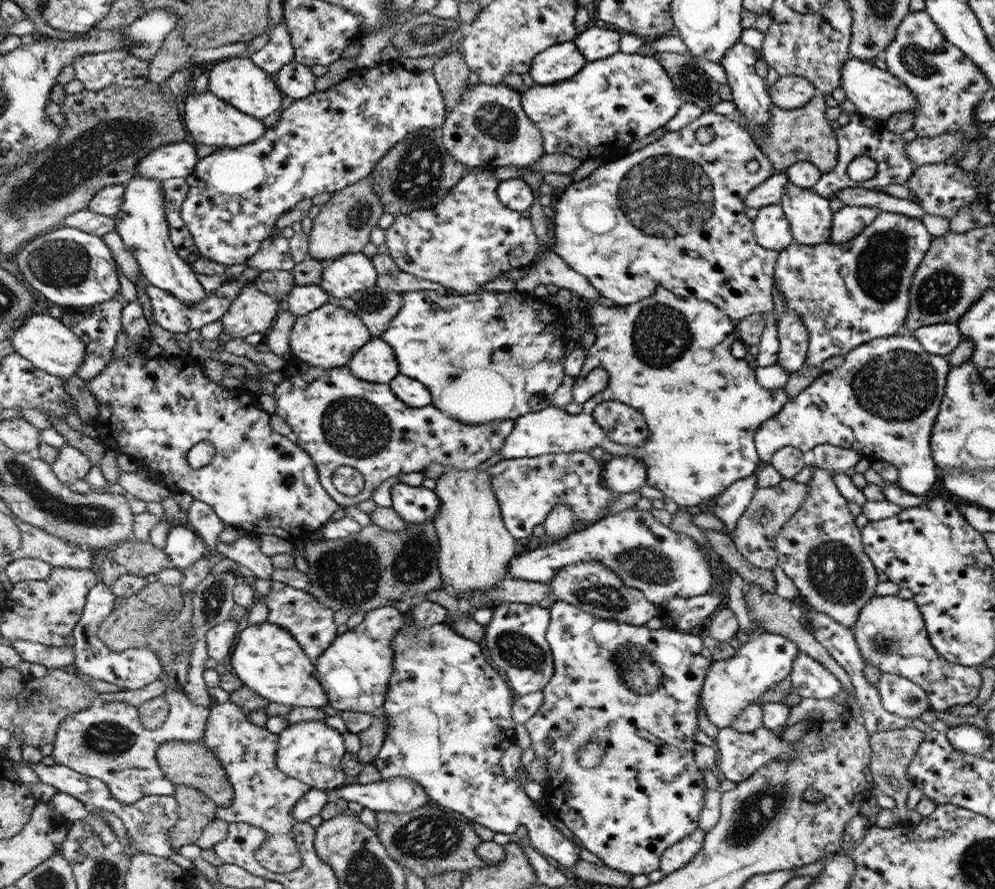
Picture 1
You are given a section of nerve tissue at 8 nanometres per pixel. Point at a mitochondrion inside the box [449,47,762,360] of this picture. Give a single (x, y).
(666, 195)

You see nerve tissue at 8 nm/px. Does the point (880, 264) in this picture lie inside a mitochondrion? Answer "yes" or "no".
yes

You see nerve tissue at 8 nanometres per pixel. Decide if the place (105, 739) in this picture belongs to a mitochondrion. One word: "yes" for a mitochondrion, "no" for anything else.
yes

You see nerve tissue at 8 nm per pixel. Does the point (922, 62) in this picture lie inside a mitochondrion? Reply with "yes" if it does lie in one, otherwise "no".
yes

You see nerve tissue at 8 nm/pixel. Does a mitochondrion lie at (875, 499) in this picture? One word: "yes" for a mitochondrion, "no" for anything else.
no

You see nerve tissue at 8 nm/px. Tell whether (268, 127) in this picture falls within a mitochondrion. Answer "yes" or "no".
no

